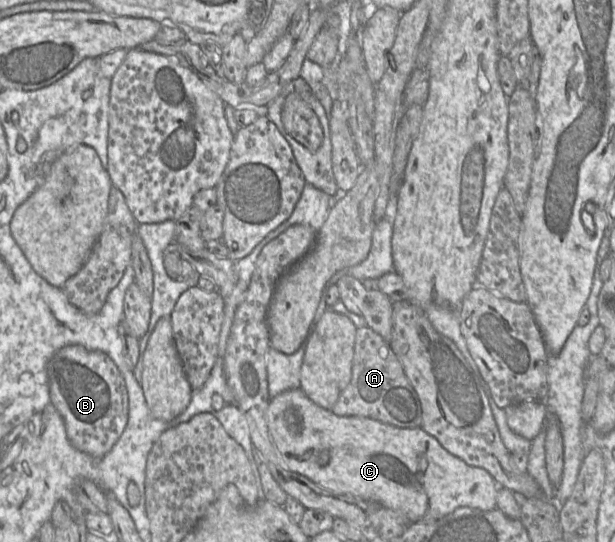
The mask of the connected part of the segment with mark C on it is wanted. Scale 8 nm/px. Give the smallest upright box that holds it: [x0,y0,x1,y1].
[266,388,499,523]

